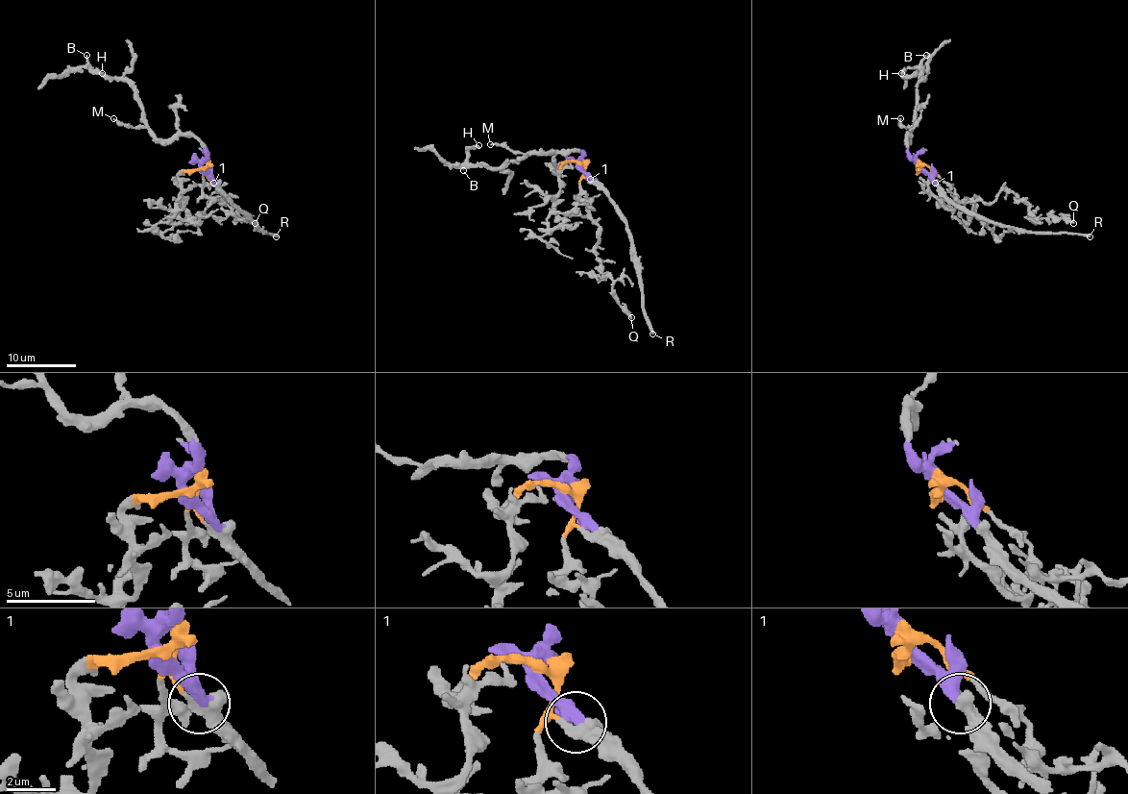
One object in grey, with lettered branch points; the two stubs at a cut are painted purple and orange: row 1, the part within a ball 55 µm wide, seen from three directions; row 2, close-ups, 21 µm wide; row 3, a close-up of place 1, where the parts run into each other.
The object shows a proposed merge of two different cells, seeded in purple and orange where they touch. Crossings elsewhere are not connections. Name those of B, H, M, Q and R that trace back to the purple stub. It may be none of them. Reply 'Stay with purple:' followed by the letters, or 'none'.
Stay with purple: B, H, M, R

